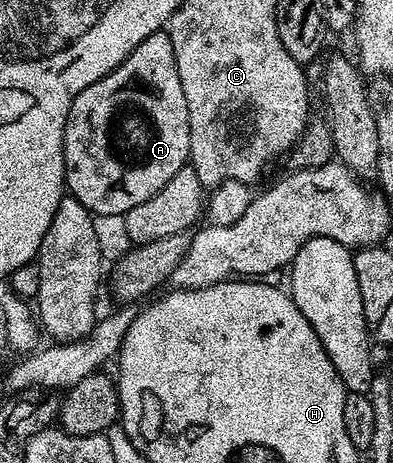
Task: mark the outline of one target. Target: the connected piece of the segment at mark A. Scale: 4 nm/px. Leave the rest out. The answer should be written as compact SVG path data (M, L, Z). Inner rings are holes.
M167 32L150 34L141 45L135 47L127 55L127 59L118 68L106 74L100 82L94 82L94 84L78 95L72 107L71 116L67 120L65 146L65 158L69 165L69 169L65 174L66 185L69 187L70 193L71 190L75 193L73 195L74 201L82 203L96 215L118 214L125 216L130 210L137 208L137 204L149 200L157 191L166 188L174 174L188 165L191 152L191 121L187 115L187 101L185 100L183 85L179 79L179 68L175 63L175 43L172 35L167 35Z

